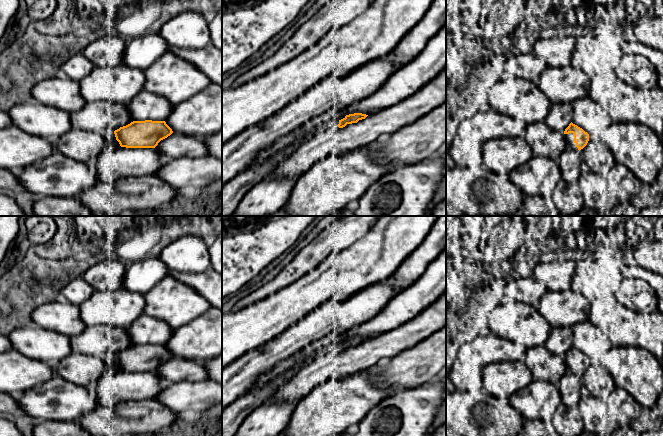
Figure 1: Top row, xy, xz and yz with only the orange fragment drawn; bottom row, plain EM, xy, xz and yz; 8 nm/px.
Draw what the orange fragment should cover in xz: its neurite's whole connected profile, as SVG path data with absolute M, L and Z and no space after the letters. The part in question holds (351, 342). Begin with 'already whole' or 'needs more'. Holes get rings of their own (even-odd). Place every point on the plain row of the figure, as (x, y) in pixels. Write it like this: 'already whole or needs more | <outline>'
needs more | M354 337L346 339L343 343L333 343L329 347L315 353L313 356L302 360L288 369L285 373L278 375L271 381L267 382L259 390L252 390L244 395L239 396L234 402L222 409L222 436L235 436L238 428L244 419L260 404L264 403L279 387L292 379L300 369L307 363L312 362L318 357L334 352L343 352L347 348L357 347L359 344L365 343L368 339L362 337Z

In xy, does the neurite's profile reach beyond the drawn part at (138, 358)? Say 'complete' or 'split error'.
split error

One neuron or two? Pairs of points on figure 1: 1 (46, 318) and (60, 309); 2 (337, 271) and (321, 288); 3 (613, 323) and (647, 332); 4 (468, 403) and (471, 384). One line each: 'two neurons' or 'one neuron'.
1: one neuron
2: one neuron
3: one neuron
4: two neurons

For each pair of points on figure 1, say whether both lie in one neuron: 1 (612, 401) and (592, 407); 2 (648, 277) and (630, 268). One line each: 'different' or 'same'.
1: different
2: same

